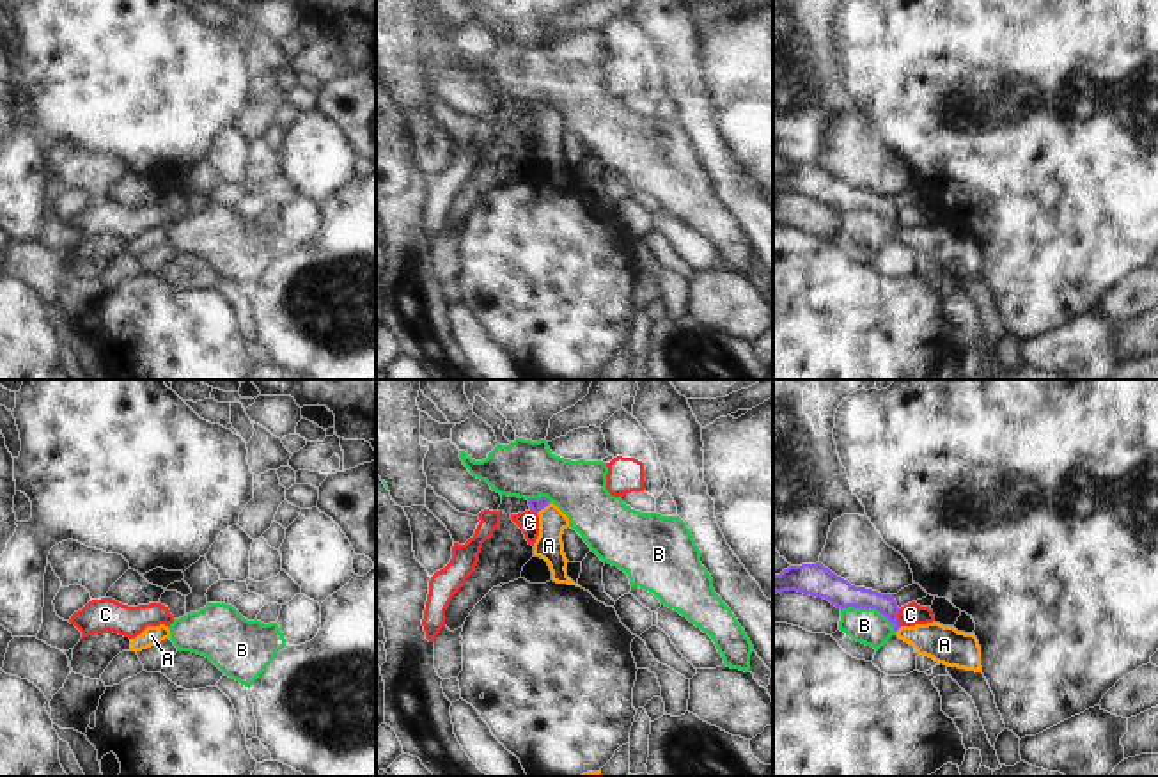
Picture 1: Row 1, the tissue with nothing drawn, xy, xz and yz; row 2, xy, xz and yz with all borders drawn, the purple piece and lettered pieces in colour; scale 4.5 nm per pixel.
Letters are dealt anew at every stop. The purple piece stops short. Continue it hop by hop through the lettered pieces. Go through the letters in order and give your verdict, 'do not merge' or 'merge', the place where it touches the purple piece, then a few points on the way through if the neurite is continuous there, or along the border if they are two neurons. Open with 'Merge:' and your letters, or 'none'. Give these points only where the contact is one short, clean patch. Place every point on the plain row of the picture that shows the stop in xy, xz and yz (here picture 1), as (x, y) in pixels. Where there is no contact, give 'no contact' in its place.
Merge: A
A: merge | xz (543, 110) | across xz (536, 107), (543, 110), (548, 148)
B: do not merge | yz (871, 210) | along yz (841, 211), (875, 210), (892, 227), (894, 235)
C: do not merge | yz (896, 220) | along yz (898, 211), (899, 229)

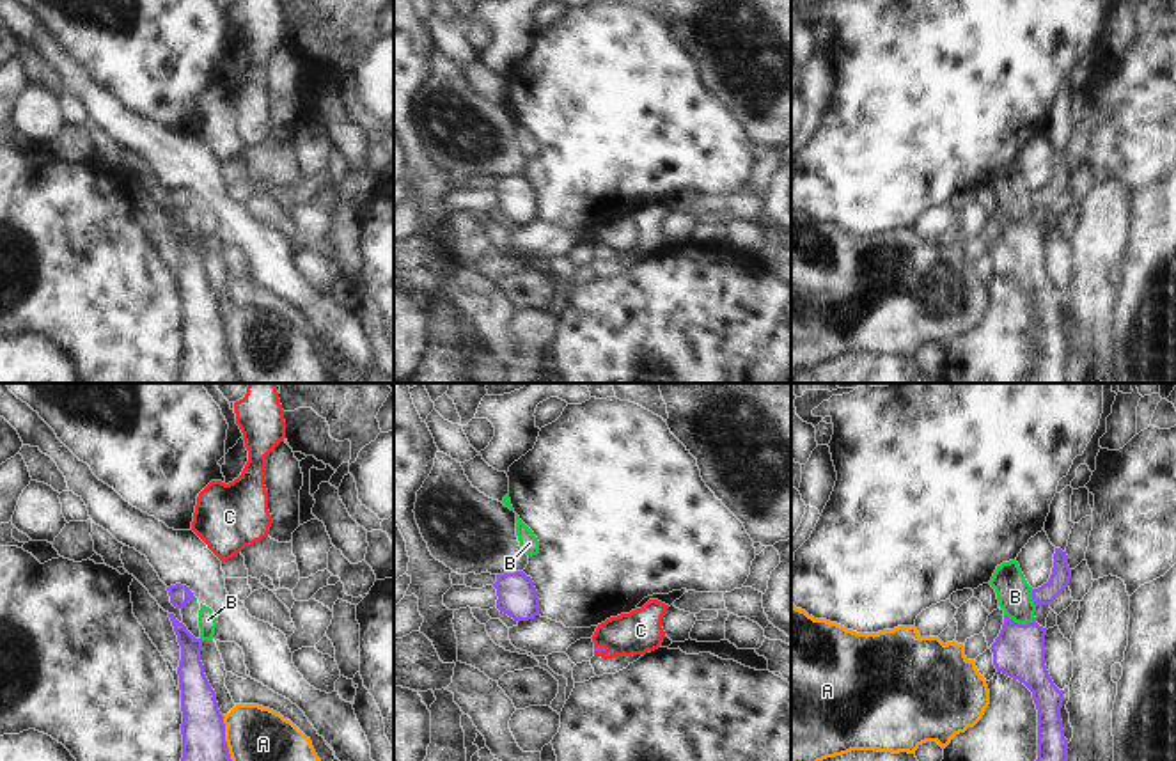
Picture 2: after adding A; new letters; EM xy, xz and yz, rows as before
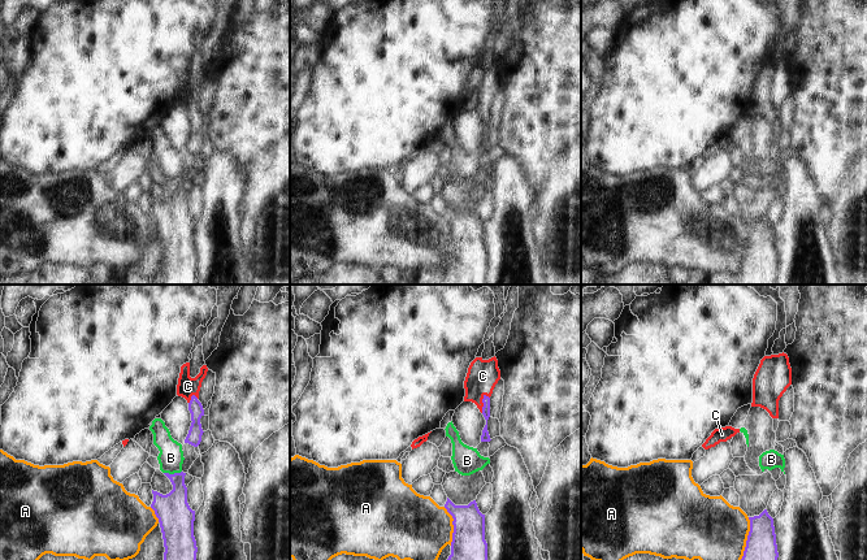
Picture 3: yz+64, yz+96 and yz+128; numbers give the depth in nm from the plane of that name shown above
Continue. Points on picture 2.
Merge: C
A: do not merge | xy (227, 350)
B: do not merge | yz (1020, 227)
C: merge | xz (602, 251) | across xz (595, 251), (602, 251), (614, 240), (641, 233)

